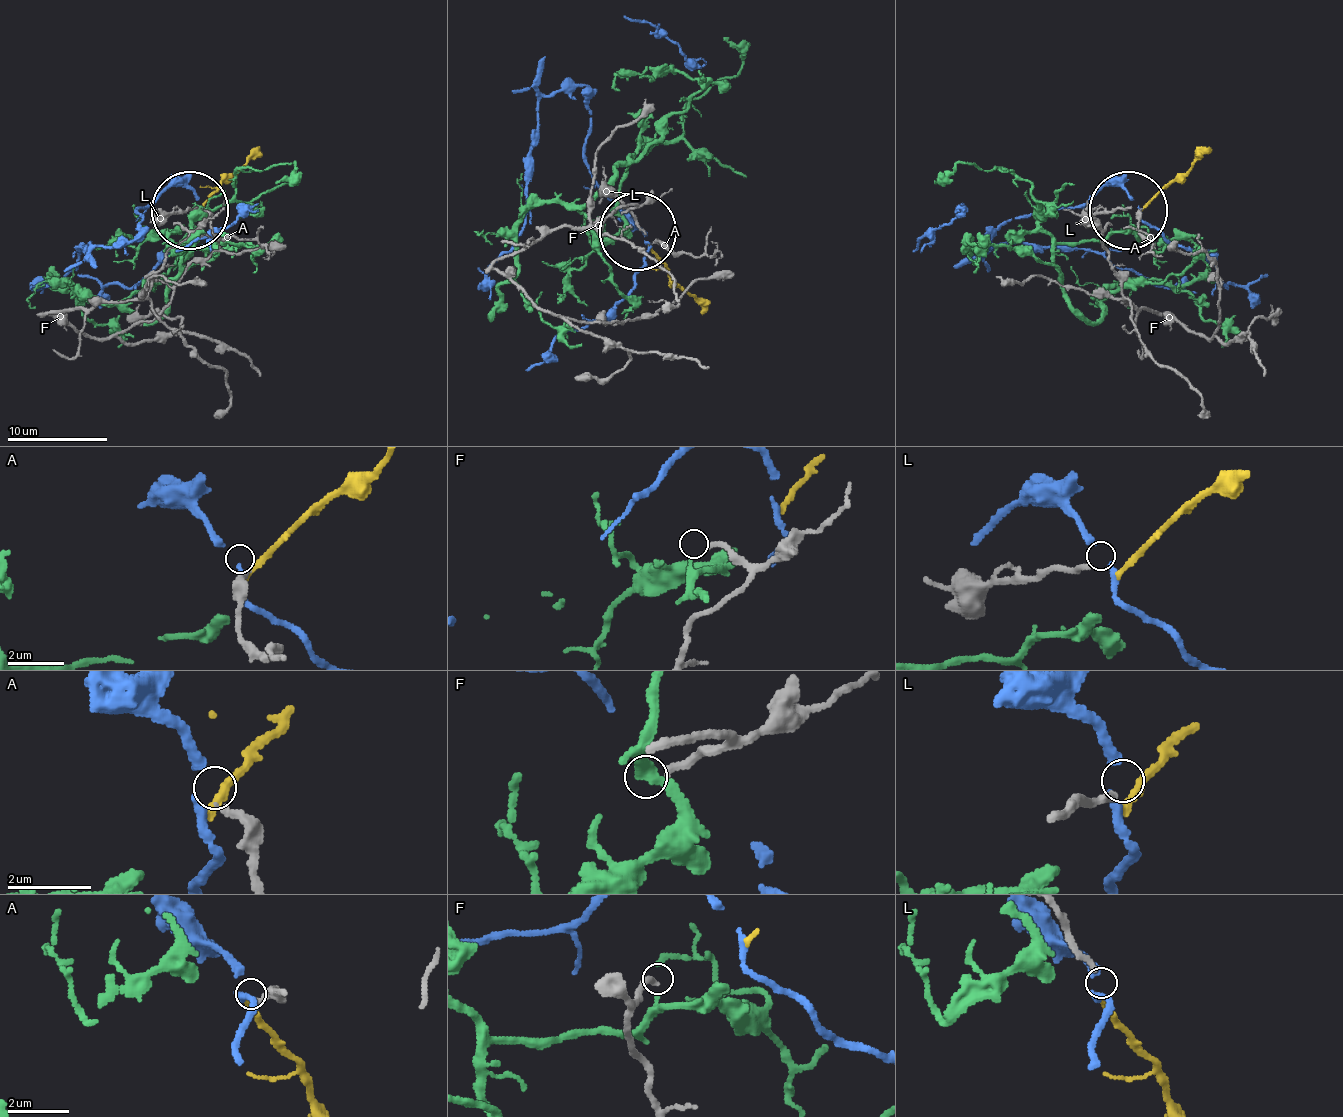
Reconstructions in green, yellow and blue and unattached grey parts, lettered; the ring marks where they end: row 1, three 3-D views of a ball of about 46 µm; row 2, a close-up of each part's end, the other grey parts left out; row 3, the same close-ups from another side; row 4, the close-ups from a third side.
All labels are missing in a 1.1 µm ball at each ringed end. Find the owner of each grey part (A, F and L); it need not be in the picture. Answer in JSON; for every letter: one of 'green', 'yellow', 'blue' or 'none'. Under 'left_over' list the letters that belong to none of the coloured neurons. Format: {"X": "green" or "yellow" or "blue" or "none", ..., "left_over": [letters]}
{"A": "blue", "F": "none", "L": "none", "left_over": ["F", "L"]}

